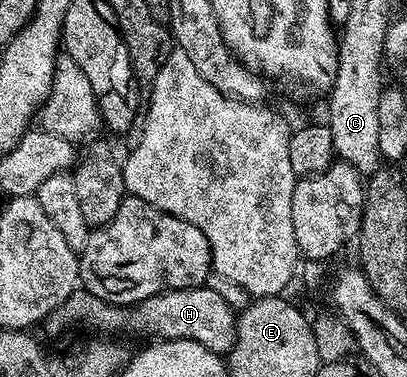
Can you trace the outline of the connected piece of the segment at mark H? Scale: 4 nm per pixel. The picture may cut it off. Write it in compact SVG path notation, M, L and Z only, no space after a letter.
M210 285L161 291L158 295L129 305L109 303L96 297L91 291L79 289L73 291L61 307L49 316L48 323L54 327L66 327L69 323L87 323L98 330L95 332L105 333L110 337L154 335L150 337L157 337L159 340L187 339L196 341L196 345L204 345L204 349L212 349L212 353L226 357L234 348L238 315L230 308L229 301L220 292L213 291Z

